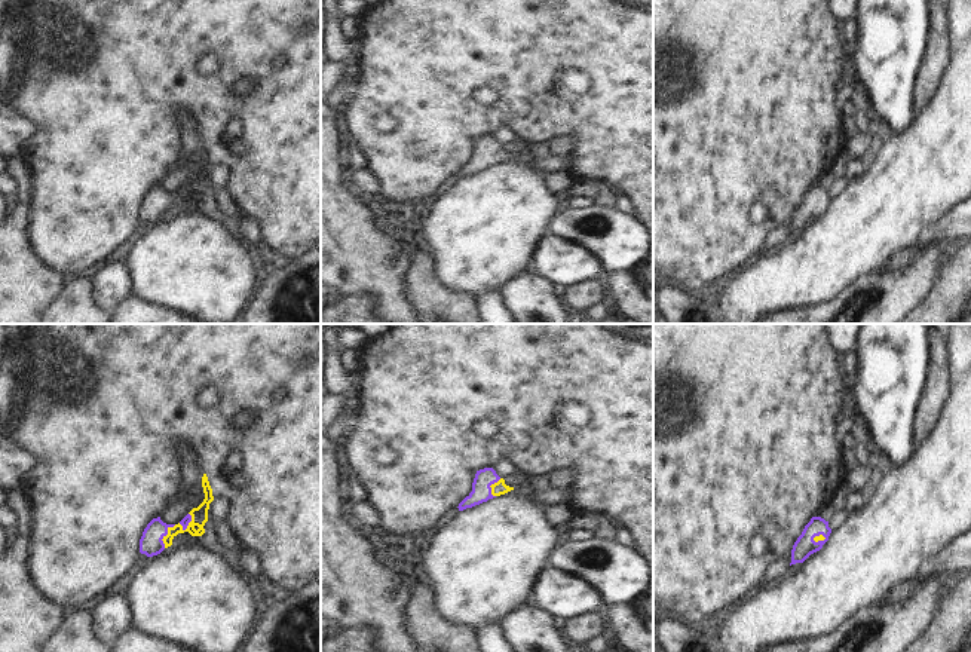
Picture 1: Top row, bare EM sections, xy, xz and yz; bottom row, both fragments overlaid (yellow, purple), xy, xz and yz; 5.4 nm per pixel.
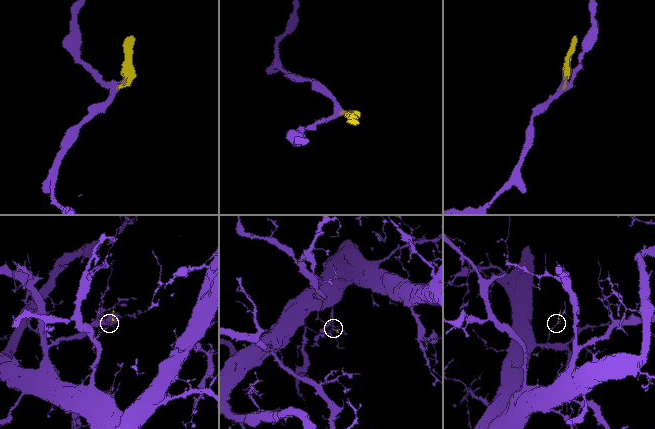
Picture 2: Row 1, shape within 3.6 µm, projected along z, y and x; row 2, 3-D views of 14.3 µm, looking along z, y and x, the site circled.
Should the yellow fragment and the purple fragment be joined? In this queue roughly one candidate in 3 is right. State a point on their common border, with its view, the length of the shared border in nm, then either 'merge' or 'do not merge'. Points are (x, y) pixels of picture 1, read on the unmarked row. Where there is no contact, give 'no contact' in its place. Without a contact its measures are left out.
contact xy (167, 202); length 140 nm; merge

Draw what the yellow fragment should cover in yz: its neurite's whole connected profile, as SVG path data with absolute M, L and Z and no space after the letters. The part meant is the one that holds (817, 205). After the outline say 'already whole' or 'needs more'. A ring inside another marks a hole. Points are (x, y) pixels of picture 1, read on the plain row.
M812 184L793 212L790 233L803 230L811 221L820 218L828 208L830 201L828 189L821 184Z; needs more

